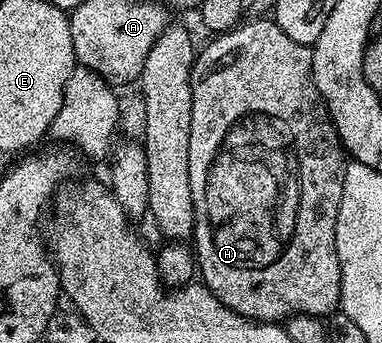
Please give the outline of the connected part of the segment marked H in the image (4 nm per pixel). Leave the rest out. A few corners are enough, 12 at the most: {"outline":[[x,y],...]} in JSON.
{"outline":[[269,17],[190,70],[201,281],[278,324],[342,300],[348,158]]}

